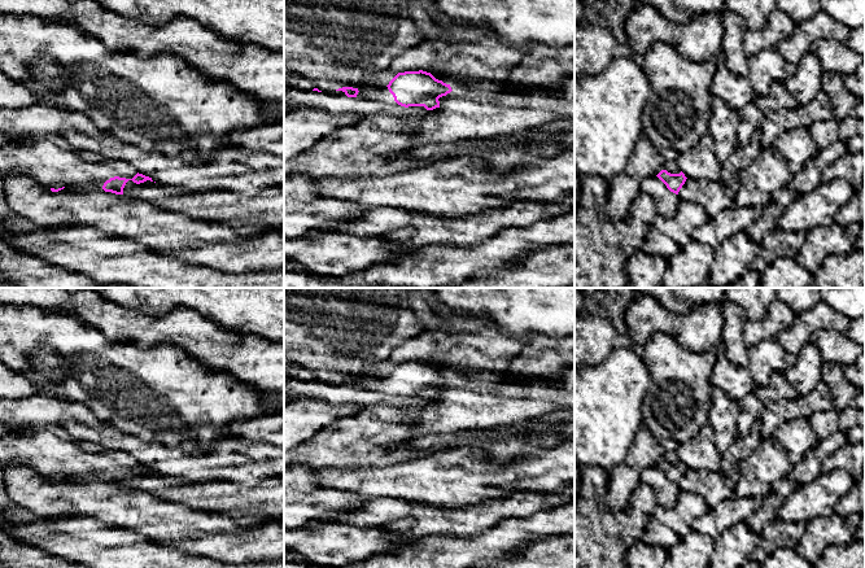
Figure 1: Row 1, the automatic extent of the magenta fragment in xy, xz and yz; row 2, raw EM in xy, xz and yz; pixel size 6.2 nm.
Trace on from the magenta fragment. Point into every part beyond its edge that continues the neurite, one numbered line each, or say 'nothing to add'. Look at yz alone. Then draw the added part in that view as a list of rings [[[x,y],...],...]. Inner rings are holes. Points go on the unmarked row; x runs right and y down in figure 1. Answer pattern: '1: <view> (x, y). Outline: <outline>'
1: yz (665, 492). Outline: [[[656,466],[641,469],[641,482],[652,488],[658,504],[665,508],[674,507],[681,490],[678,485],[670,482]]]

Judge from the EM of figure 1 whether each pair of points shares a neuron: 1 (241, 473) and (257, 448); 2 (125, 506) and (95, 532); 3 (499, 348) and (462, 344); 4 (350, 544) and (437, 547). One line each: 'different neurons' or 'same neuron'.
1: same neuron
2: different neurons
3: same neuron
4: different neurons

